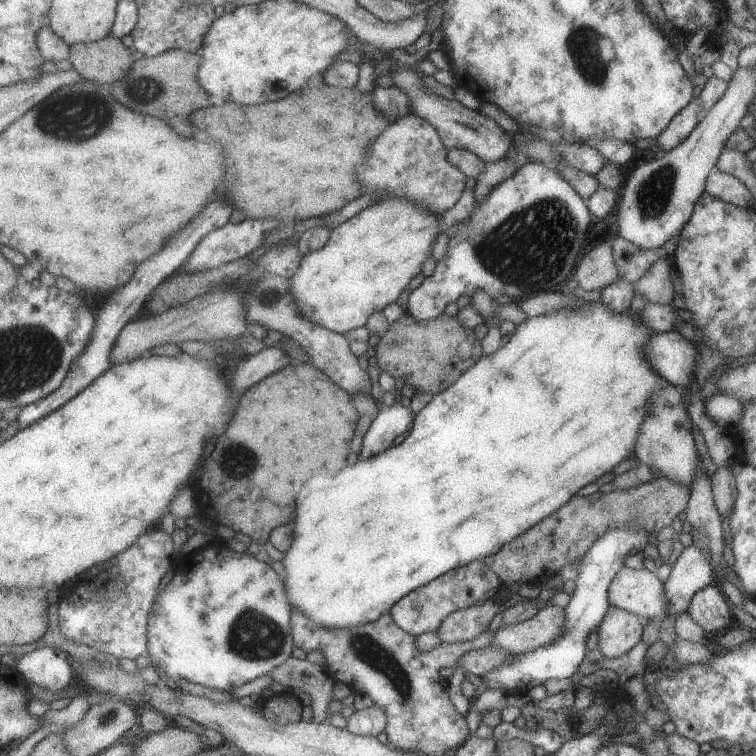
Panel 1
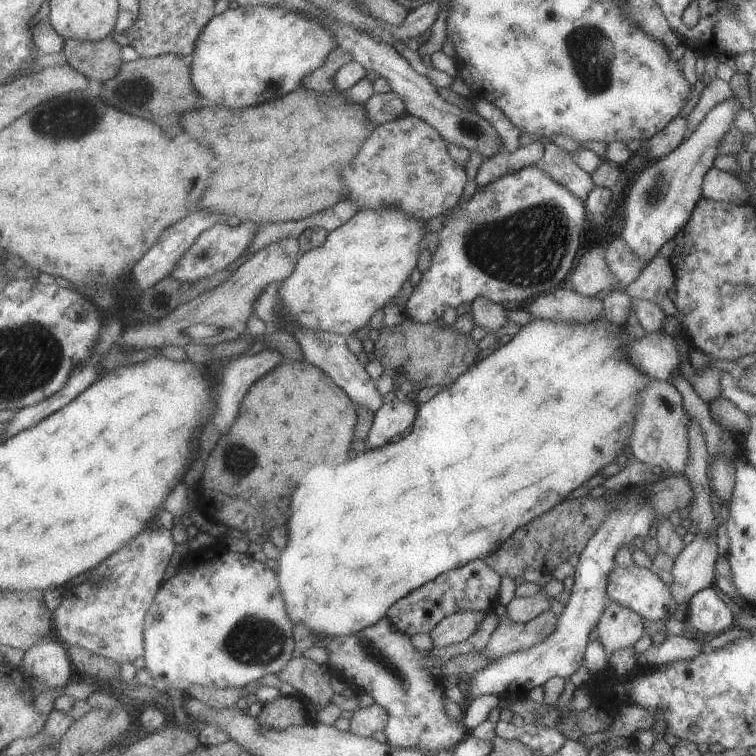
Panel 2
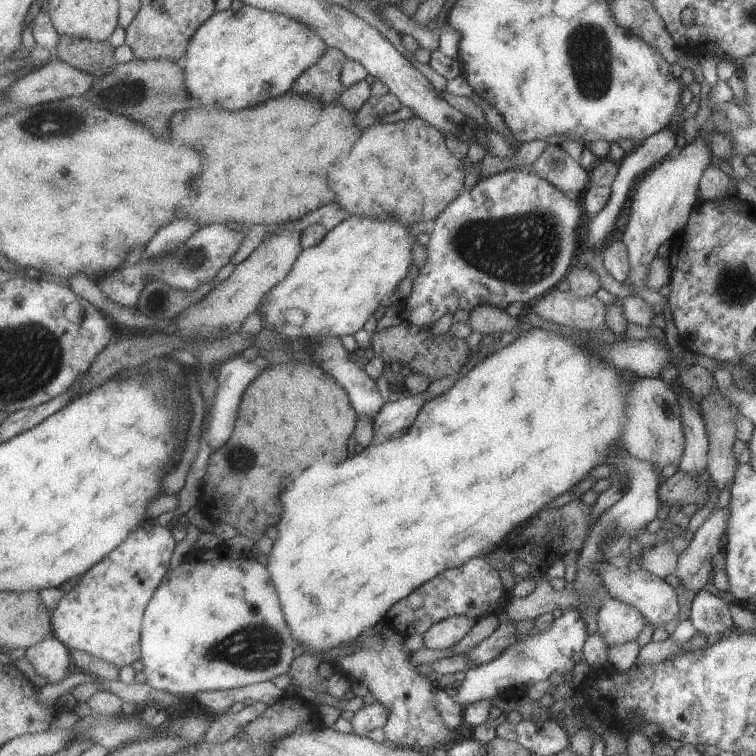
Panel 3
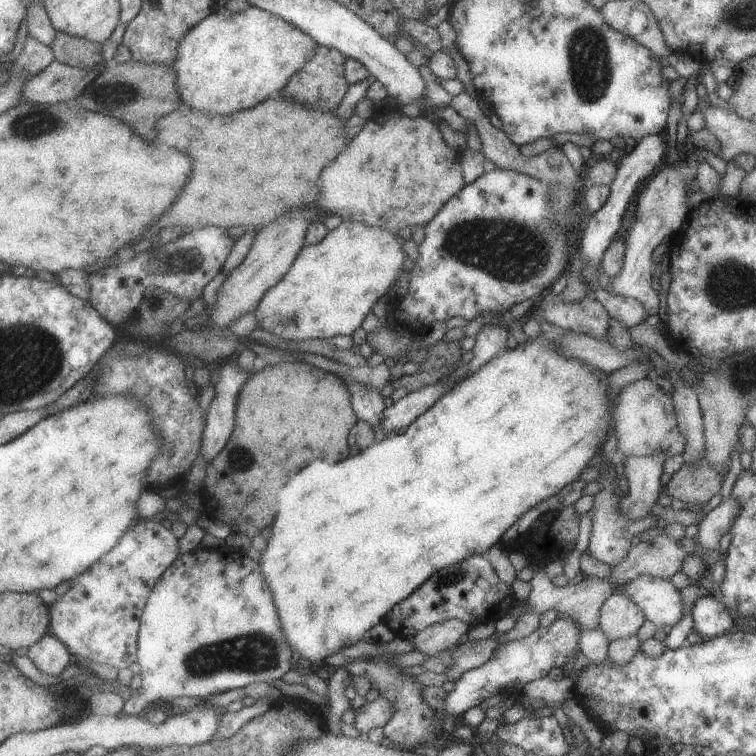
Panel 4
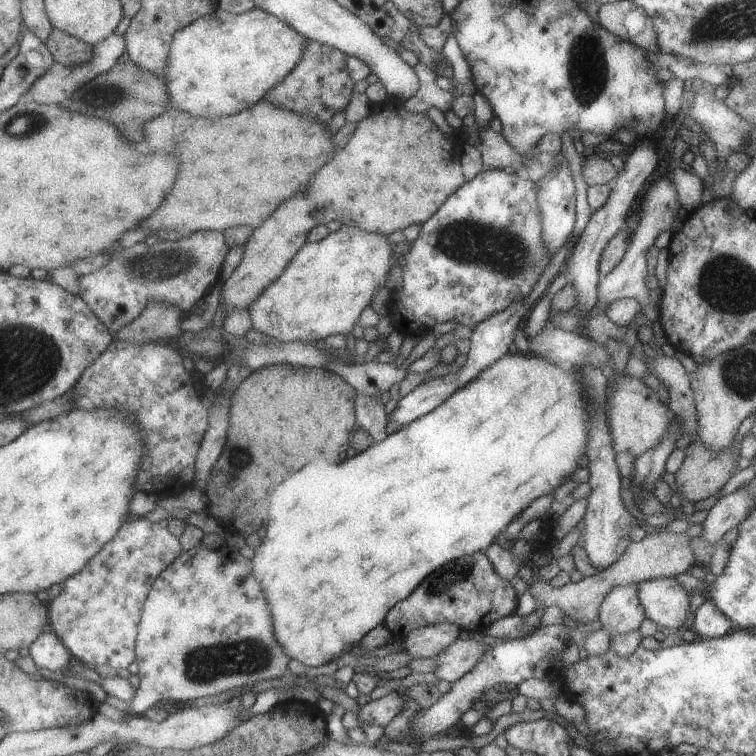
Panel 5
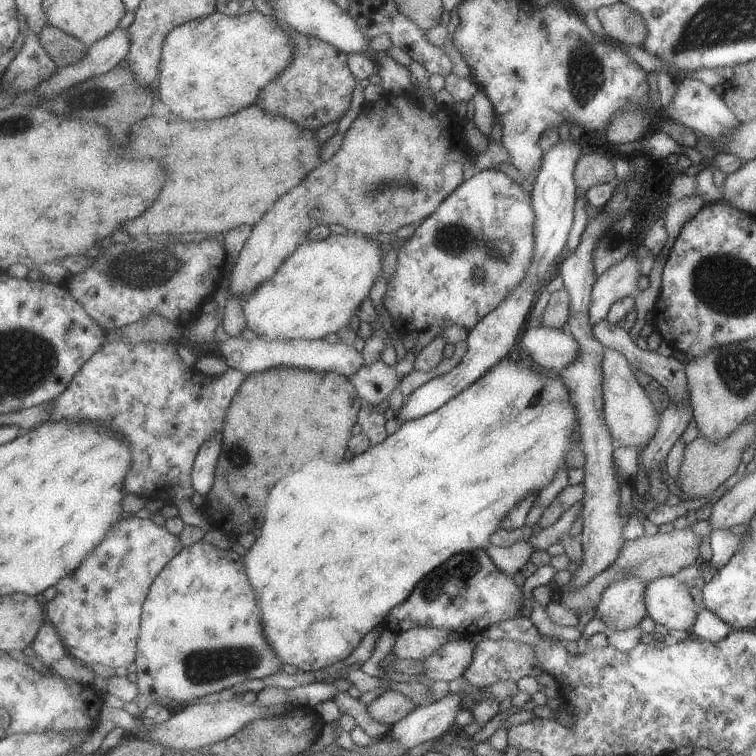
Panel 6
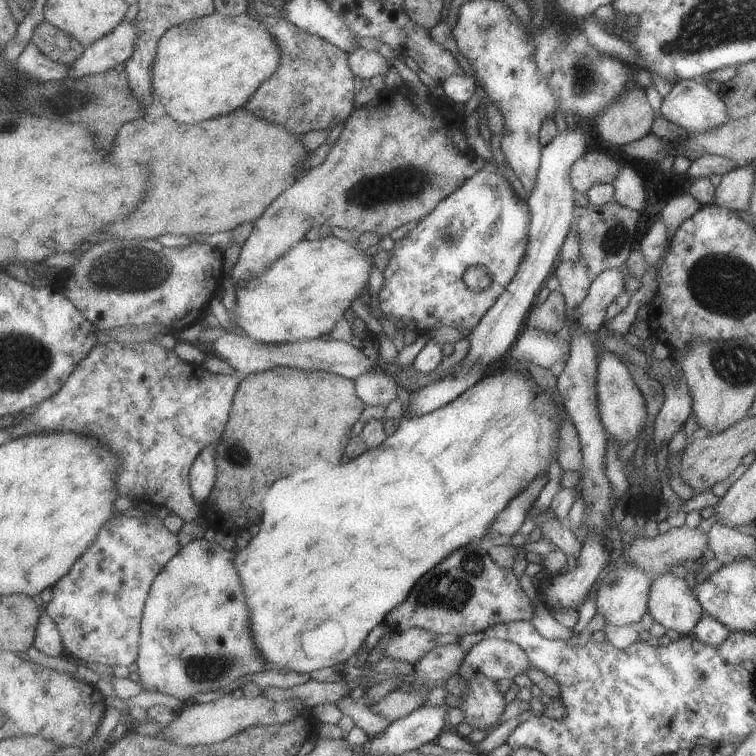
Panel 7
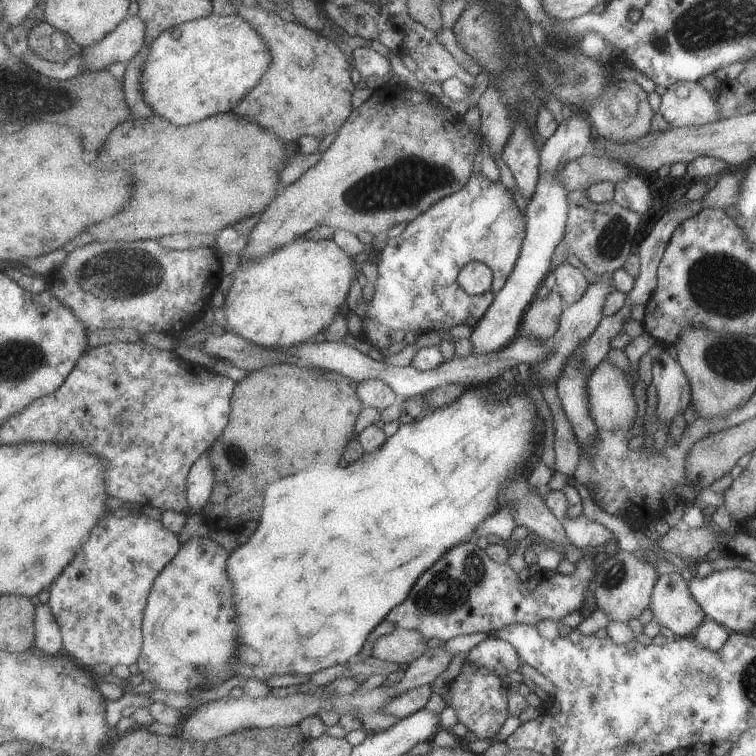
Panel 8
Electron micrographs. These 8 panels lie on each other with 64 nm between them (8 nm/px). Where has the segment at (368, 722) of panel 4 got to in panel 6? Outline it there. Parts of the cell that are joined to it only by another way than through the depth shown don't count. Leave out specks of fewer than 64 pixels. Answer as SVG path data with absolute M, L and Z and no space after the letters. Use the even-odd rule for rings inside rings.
M390 689L368 705L368 710L374 720L393 727L406 718L414 708L413 700L403 692Z

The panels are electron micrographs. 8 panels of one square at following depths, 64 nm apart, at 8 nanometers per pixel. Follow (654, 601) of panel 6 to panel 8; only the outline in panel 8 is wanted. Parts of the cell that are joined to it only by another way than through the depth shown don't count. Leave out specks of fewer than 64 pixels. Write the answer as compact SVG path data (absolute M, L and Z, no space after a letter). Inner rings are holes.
M678 572L658 577L649 608L654 612L655 622L670 629L676 637L692 637L706 620L700 604L691 596Z

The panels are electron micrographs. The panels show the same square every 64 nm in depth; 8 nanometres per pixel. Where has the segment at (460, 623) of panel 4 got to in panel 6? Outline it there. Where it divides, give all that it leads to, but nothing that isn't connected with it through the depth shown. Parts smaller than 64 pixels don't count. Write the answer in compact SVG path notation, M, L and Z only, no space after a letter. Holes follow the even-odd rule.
M416 627L398 636L393 653L402 659L425 661L447 644L451 630Z

